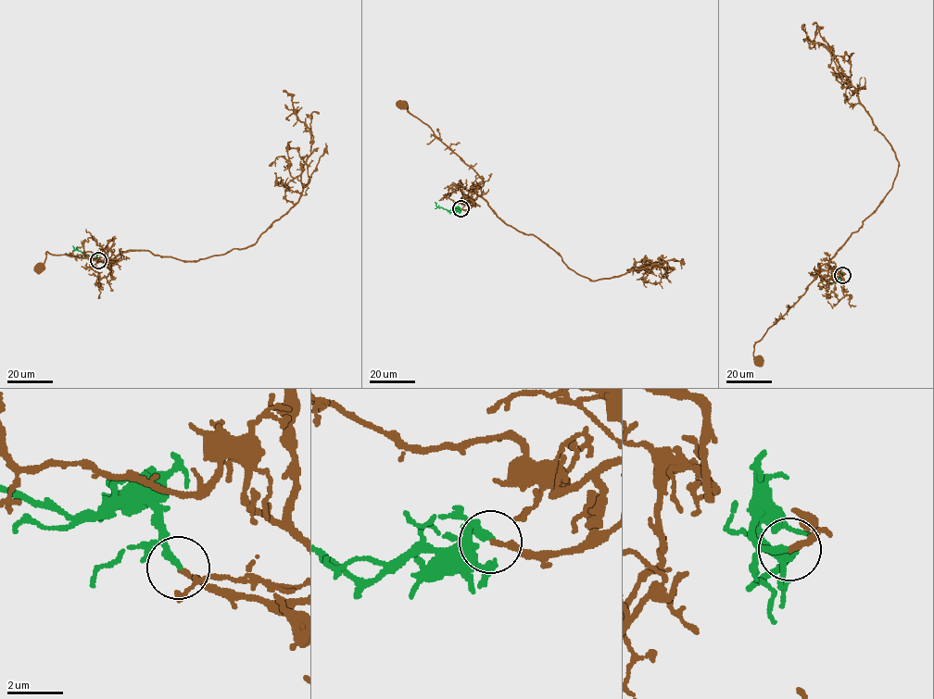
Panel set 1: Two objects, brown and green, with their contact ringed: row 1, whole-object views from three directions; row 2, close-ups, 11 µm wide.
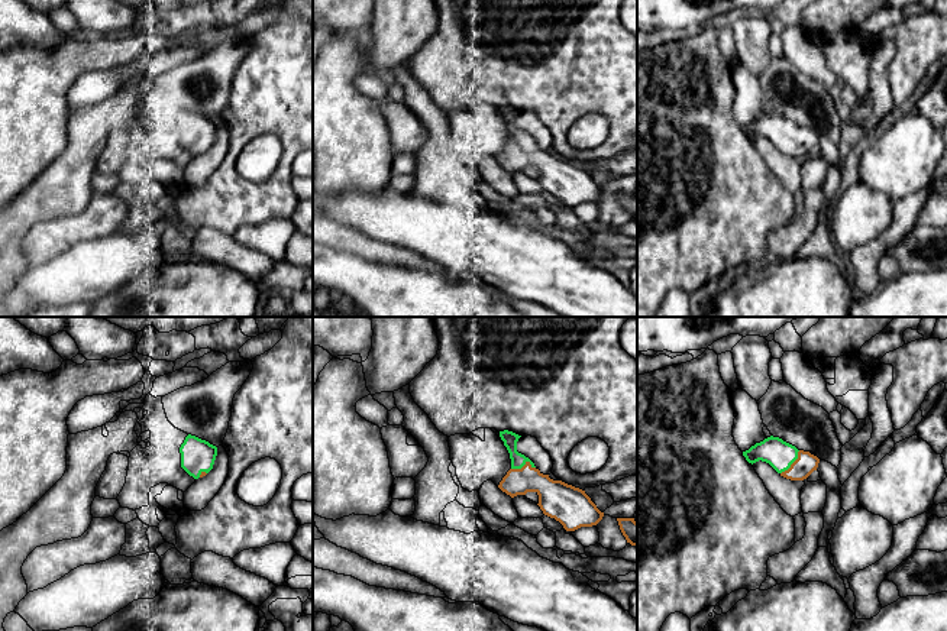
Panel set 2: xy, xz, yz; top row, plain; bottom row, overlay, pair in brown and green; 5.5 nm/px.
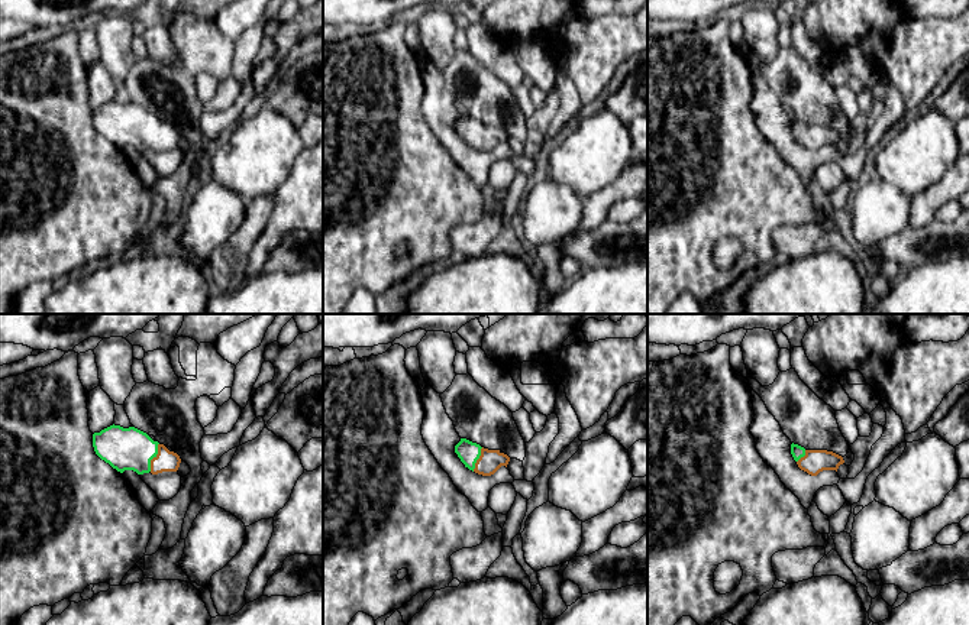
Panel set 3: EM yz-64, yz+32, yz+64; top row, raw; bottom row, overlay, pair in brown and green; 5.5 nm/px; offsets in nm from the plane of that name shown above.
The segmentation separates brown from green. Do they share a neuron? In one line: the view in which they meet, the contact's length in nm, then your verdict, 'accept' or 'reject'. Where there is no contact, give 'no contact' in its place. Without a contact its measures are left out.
xz | 140 nm | accept

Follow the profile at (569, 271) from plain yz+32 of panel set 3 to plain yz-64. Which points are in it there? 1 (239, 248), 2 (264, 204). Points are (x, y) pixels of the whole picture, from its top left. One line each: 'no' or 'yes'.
1: no
2: no

